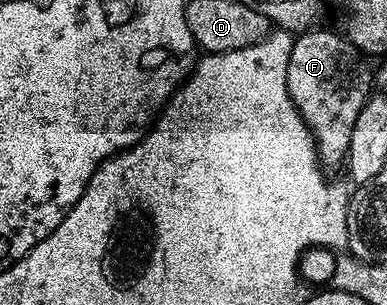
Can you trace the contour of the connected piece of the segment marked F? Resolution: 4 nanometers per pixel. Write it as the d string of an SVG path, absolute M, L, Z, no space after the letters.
M309 29L293 39L286 80L291 100L315 138L321 165L330 168L345 161L350 133L370 89L366 77L353 80L350 74L358 66L355 47L330 30L318 29Z

